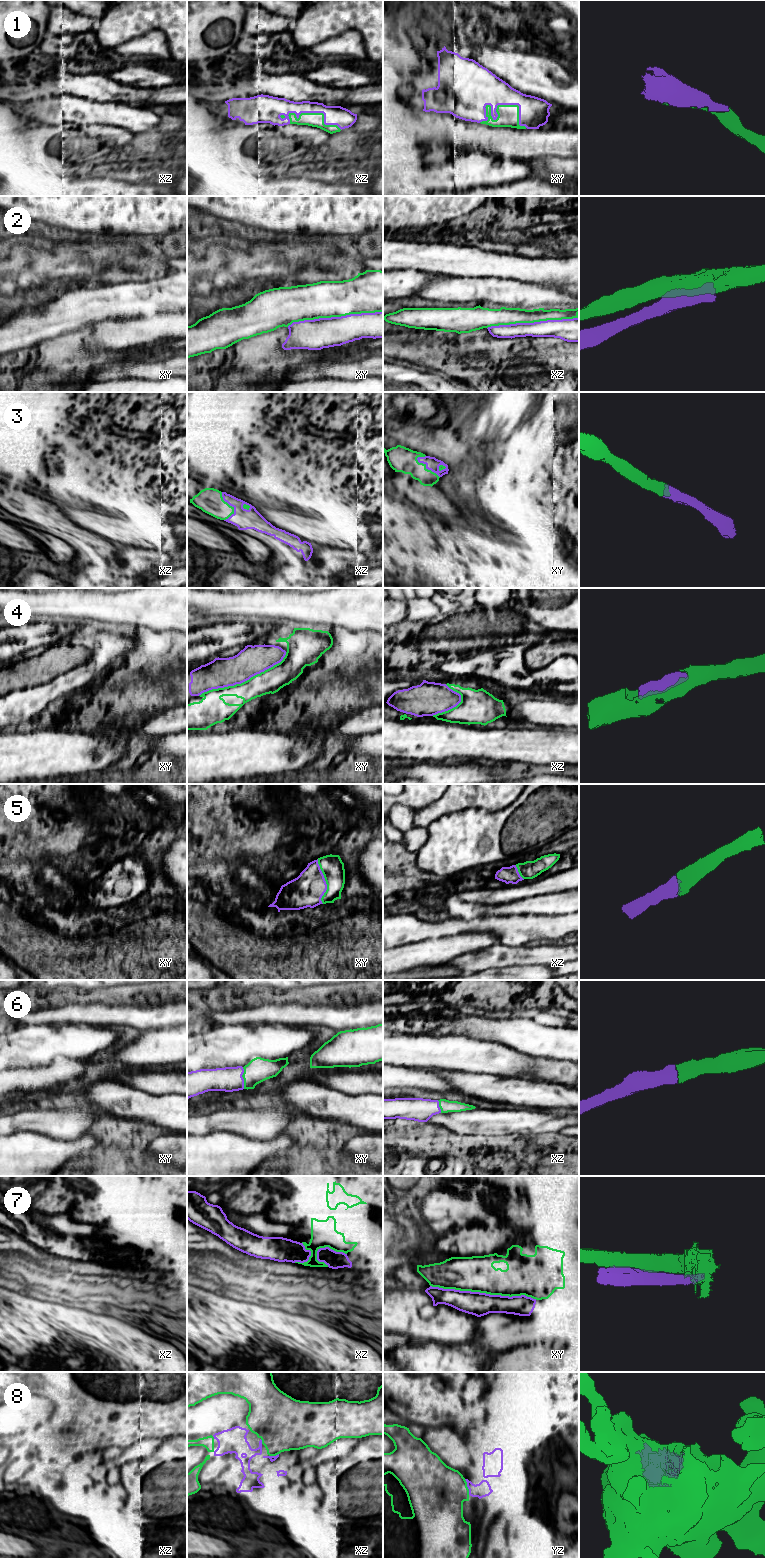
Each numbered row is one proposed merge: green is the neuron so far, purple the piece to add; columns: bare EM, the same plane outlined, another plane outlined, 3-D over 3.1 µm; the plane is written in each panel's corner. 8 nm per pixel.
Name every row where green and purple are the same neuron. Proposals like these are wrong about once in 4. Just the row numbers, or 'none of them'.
1, 3, 4, 5, 6, 8

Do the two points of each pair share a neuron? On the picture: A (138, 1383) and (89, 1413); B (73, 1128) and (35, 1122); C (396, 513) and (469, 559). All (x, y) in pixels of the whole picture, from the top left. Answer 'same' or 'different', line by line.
A: same
B: same
C: same

